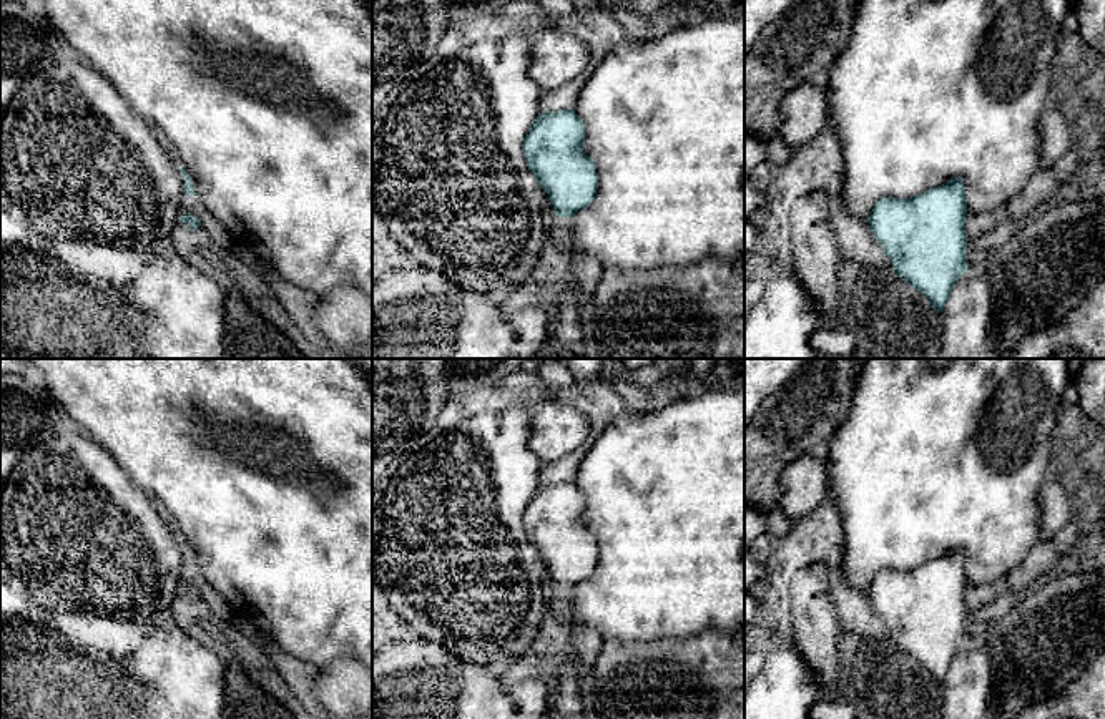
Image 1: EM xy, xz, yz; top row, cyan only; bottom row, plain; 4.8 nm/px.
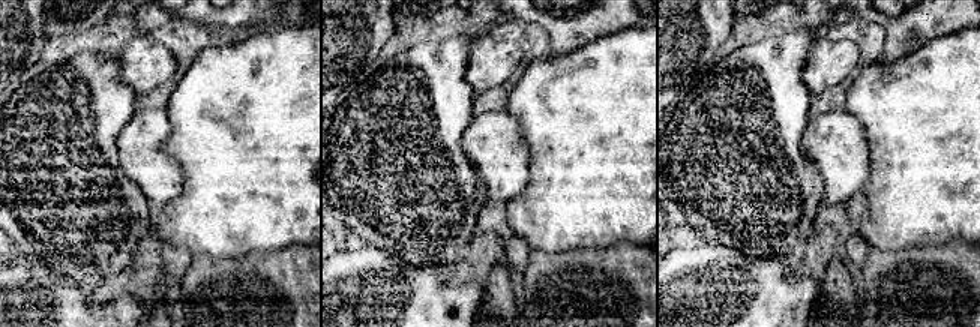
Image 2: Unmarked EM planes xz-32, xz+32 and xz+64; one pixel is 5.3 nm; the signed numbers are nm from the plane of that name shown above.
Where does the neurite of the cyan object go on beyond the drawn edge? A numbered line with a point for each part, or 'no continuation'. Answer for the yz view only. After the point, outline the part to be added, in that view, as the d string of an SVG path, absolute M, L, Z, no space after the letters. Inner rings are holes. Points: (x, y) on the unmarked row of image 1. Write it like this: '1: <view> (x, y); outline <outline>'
no continuation

